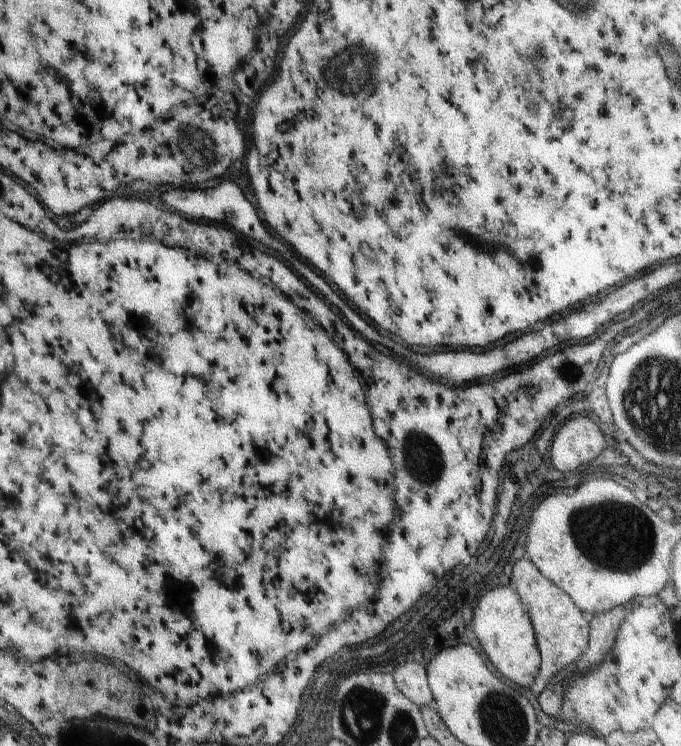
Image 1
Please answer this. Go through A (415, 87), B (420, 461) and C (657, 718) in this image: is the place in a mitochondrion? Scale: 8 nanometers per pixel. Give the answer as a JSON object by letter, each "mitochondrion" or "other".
{"A":"other","B":"mitochondrion","C":"other"}

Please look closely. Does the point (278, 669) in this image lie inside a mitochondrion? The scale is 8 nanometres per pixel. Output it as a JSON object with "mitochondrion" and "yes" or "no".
{"mitochondrion":"no"}

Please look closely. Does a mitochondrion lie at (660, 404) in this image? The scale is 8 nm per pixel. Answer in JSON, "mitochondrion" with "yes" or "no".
{"mitochondrion":"yes"}

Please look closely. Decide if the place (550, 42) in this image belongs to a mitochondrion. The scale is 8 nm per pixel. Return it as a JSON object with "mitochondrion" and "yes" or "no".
{"mitochondrion":"no"}

